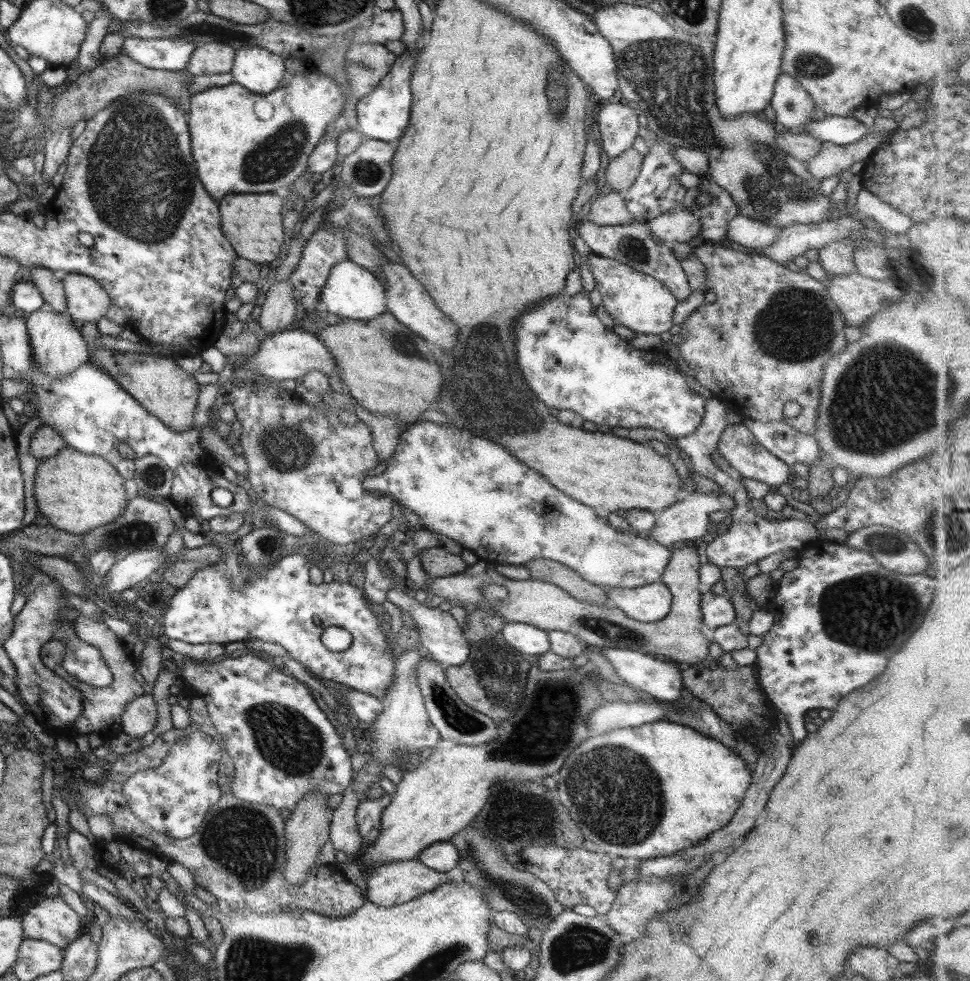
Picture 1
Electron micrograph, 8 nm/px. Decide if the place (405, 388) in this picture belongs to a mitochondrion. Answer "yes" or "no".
no

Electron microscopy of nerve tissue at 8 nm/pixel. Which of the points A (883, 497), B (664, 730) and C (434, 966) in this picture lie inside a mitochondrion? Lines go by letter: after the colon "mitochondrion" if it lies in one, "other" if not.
A: other
B: other
C: mitochondrion

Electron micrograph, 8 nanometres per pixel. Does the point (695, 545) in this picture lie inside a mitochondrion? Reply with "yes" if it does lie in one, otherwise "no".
no

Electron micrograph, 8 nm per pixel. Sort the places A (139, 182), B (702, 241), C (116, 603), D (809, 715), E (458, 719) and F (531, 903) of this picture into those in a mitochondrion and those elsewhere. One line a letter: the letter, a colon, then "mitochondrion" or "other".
A: mitochondrion
B: other
C: other
D: other
E: mitochondrion
F: mitochondrion

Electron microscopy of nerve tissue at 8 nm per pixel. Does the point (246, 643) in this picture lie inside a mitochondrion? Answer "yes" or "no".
no

